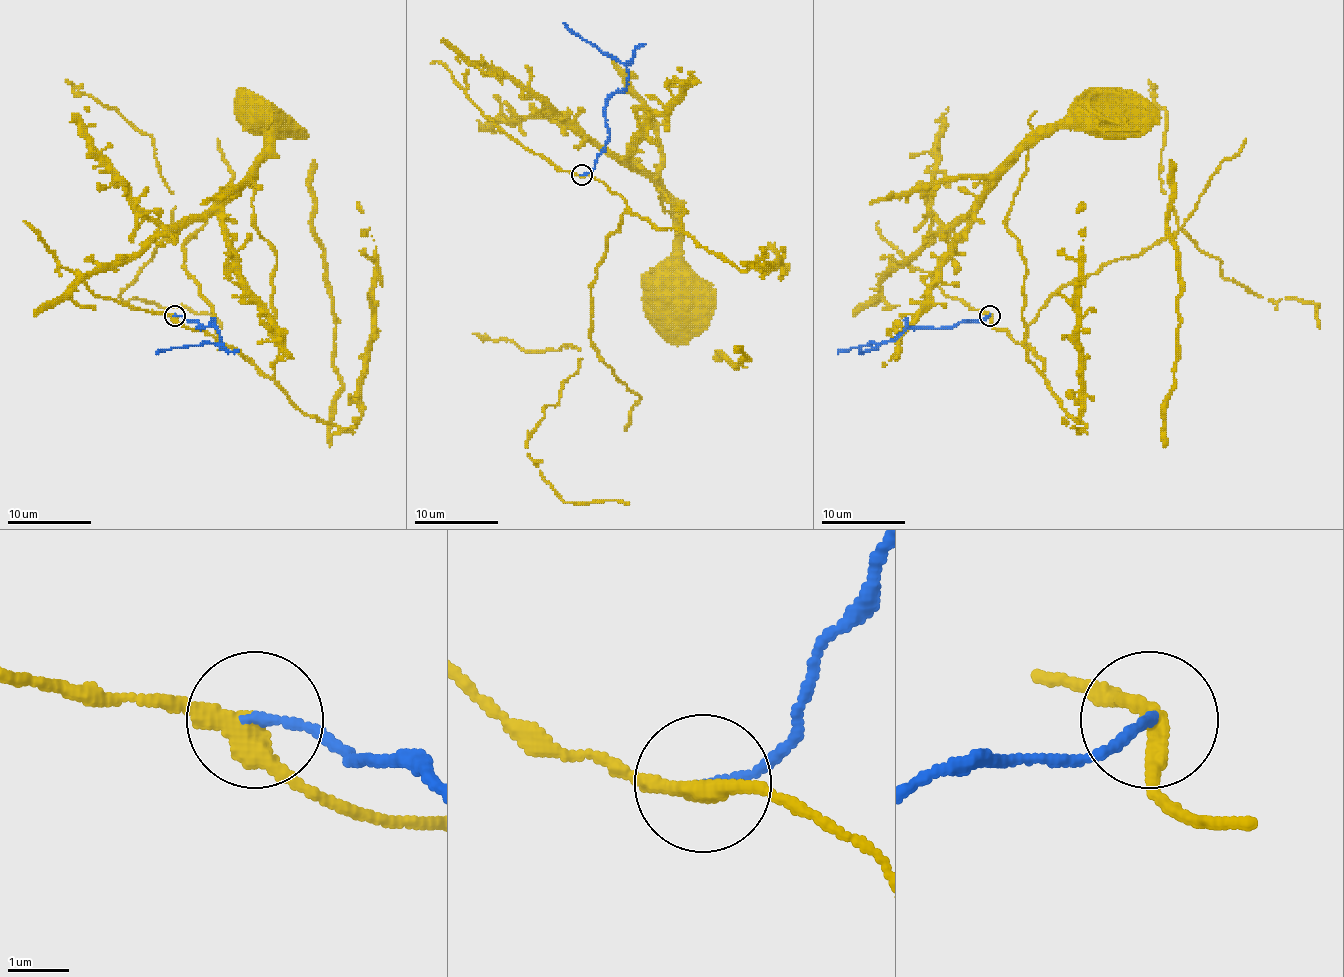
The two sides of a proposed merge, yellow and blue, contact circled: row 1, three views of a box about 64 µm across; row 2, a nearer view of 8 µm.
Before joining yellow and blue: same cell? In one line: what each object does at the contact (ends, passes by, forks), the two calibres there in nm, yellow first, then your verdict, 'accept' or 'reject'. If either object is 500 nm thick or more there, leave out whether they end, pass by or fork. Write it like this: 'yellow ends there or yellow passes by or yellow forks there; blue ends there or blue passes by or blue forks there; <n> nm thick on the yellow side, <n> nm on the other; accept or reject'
yellow passes by; blue ends there; 300 nm thick on the yellow side, 160 nm on the other; reject

